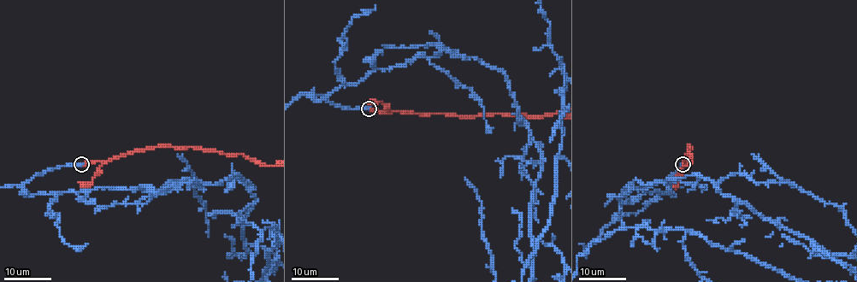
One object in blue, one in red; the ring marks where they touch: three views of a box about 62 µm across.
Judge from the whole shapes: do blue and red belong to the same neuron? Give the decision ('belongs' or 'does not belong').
does not belong

